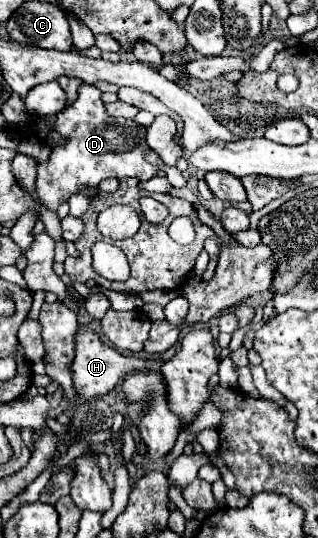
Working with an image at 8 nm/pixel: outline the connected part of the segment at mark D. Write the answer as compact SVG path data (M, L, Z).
M81 84L79 98L67 106L61 114L57 114L55 130L65 138L61 146L51 150L51 156L45 164L37 166L37 198L41 206L49 210L57 210L61 202L67 202L71 194L85 186L99 186L105 178L137 178L149 180L159 168L145 162L145 134L147 128L139 124L129 126L109 126L105 106L101 102L101 90L89 84Z

